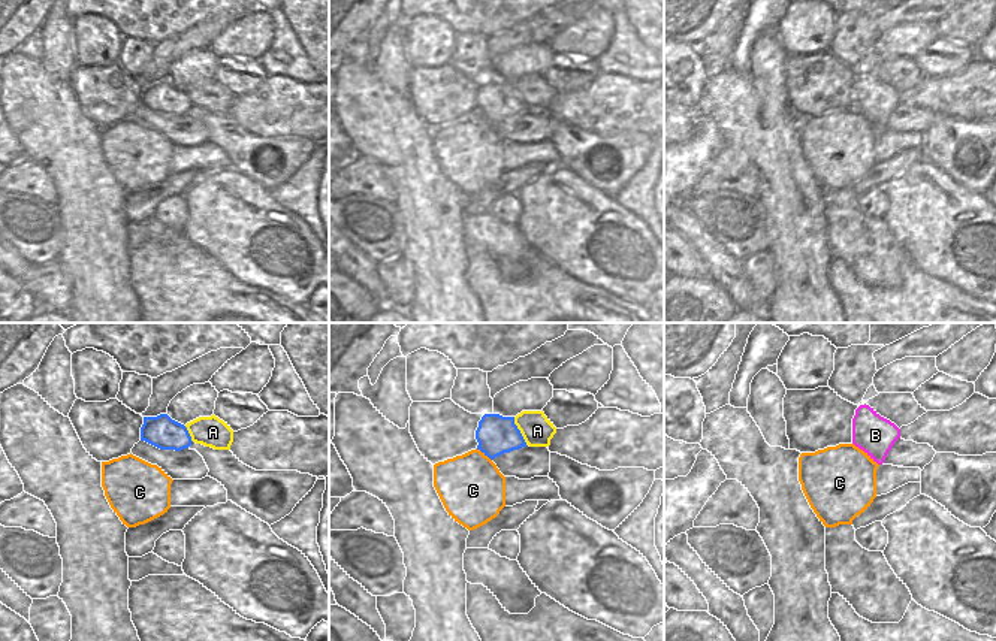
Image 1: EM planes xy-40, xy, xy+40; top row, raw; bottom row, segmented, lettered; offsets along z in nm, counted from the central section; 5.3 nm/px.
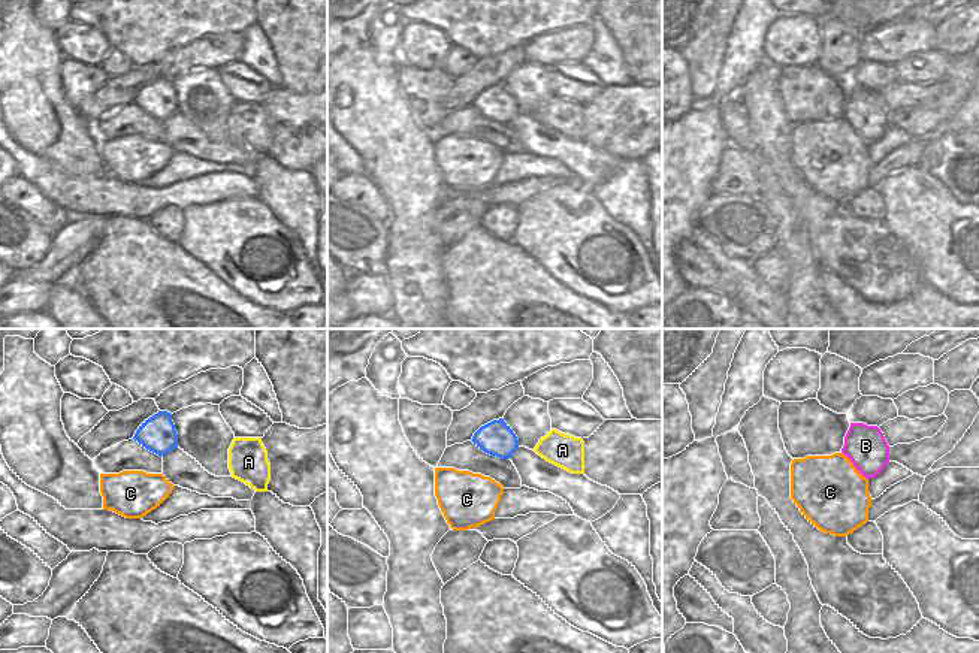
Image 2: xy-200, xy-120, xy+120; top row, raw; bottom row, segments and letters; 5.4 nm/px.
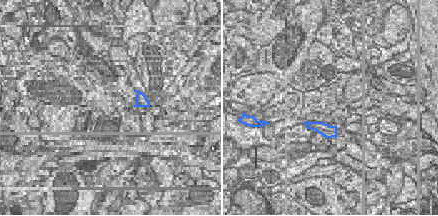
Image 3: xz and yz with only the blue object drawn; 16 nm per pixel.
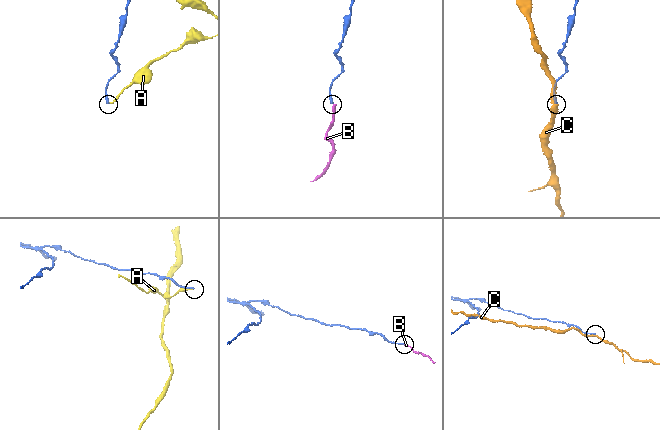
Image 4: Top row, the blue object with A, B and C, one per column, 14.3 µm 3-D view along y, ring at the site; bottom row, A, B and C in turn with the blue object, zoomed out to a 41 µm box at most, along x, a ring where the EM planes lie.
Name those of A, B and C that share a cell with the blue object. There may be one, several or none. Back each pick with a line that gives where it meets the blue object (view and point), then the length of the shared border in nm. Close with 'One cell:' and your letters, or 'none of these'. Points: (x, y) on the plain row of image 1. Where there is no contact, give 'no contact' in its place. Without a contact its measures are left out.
B: no contact
One cell: B

